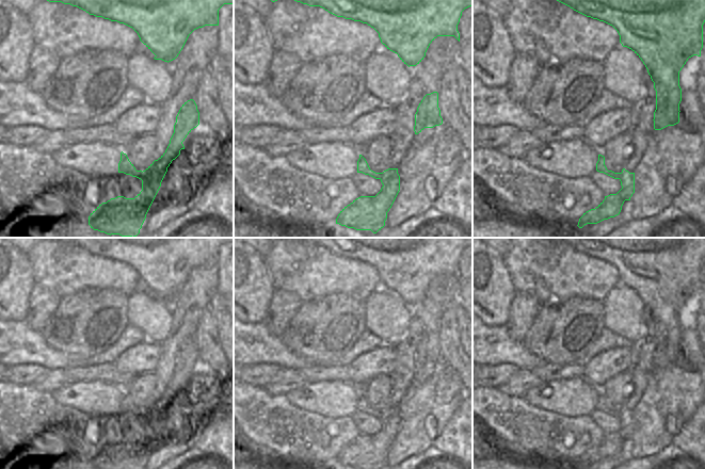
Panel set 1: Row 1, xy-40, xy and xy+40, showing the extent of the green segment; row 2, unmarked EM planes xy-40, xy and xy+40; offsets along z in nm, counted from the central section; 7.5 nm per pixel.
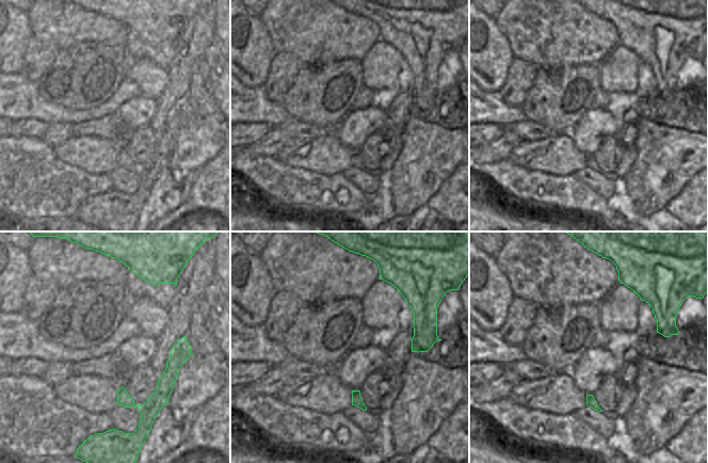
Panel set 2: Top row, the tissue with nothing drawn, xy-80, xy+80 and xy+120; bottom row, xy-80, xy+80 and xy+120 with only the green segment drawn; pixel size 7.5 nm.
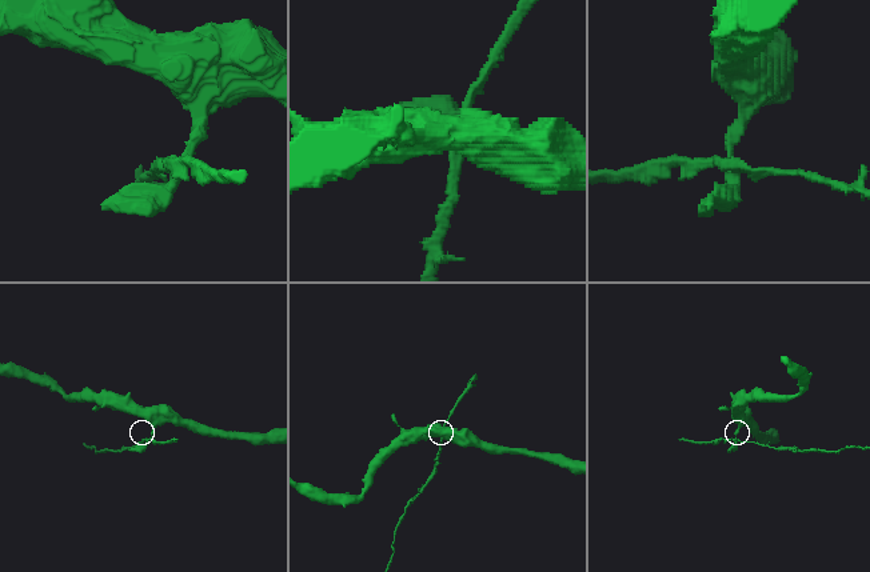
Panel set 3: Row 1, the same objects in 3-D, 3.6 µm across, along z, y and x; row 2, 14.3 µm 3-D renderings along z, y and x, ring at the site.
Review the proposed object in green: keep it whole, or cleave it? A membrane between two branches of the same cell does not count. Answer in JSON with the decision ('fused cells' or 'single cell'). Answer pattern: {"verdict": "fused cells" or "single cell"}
{"verdict": "fused cells"}

